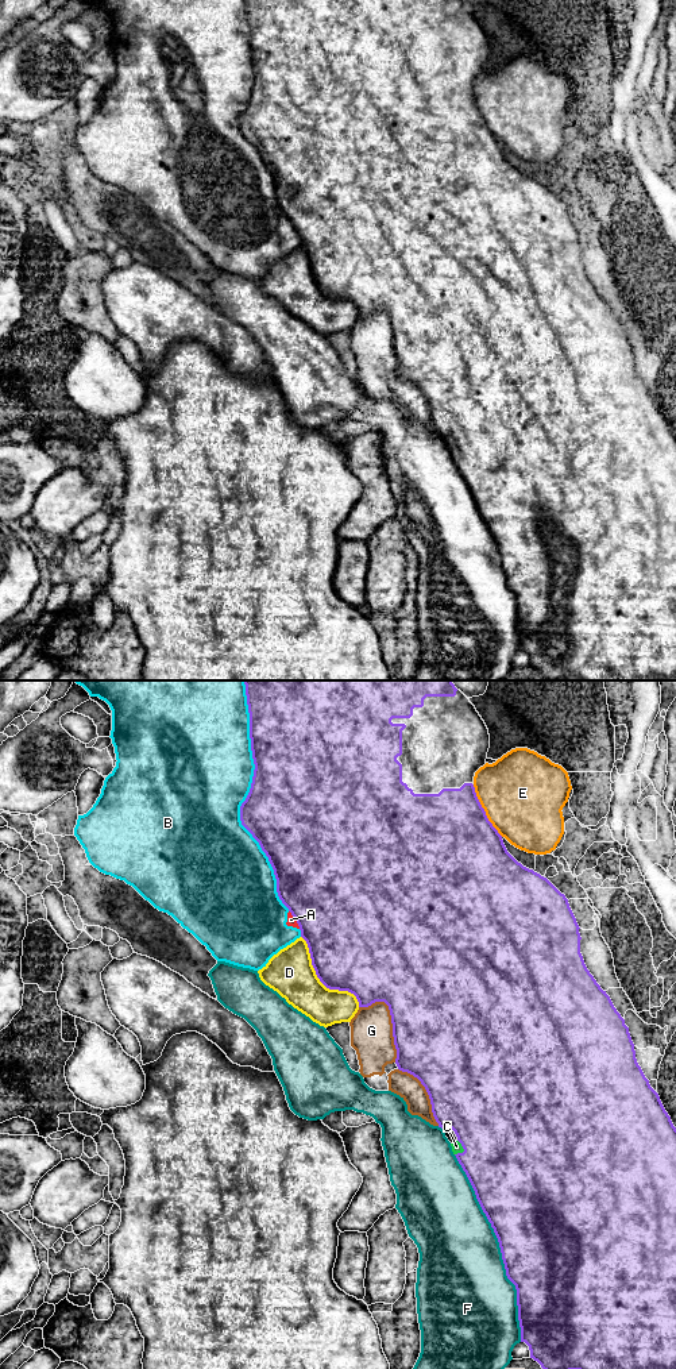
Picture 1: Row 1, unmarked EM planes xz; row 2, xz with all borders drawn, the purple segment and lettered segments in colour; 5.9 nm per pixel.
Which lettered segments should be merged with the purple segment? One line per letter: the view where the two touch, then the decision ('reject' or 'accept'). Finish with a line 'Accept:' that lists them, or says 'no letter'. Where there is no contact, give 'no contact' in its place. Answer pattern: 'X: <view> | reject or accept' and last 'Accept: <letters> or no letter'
A: xz | reject
B: xz | reject
C: xz | accept
D: xz | reject
E: xz | reject
F: xz | reject
G: xz | reject
Accept: C

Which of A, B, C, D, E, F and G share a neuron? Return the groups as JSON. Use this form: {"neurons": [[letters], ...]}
{"neurons": [["A", "B"], ["C"], ["D"], ["E"], ["F"], ["G"]]}

